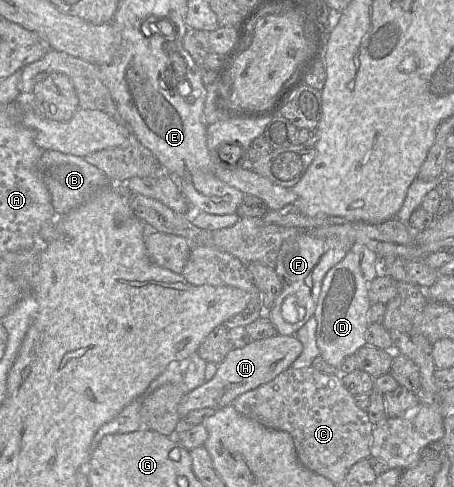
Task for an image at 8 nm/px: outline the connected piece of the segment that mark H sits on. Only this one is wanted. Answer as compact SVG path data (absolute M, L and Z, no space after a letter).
M274 335L251 341L243 348L232 348L226 358L218 364L214 377L185 394L178 404L180 418L193 410L203 408L220 409L230 405L234 399L247 391L273 380L291 367L303 350L303 344L295 335Z

